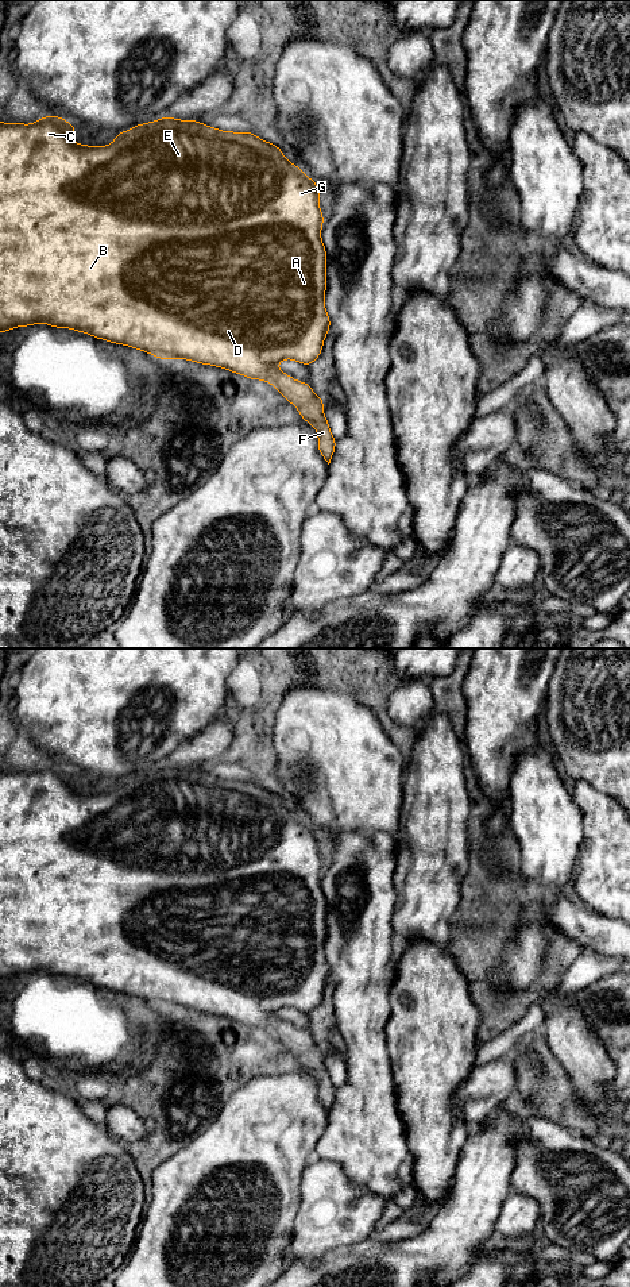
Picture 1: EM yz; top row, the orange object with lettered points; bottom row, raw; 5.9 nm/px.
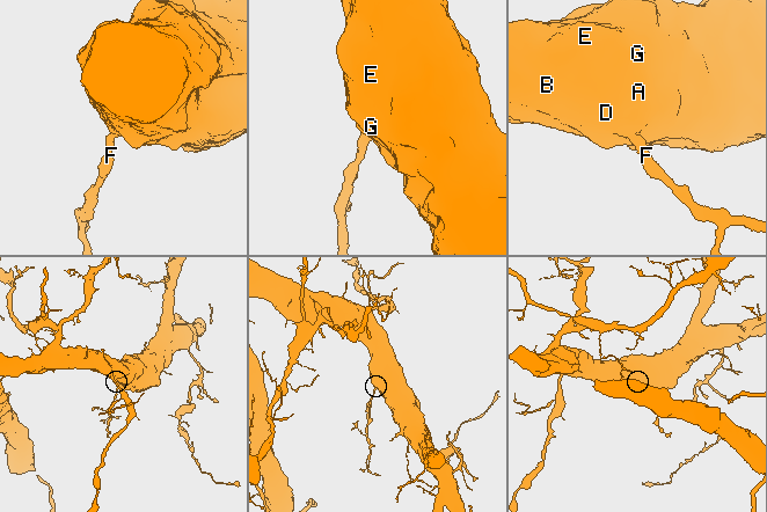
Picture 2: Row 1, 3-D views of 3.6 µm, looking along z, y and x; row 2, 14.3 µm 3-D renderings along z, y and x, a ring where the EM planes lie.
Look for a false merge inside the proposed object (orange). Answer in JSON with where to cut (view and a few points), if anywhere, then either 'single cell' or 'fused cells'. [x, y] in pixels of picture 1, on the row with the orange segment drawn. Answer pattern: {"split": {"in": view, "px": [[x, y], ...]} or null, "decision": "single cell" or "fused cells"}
{"split": null, "decision": "single cell"}

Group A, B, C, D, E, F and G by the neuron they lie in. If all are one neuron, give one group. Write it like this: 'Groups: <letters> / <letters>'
Groups: A B C D E F G

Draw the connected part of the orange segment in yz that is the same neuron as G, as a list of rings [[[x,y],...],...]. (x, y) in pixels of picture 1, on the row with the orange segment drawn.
[[[47,115],[31,124],[0,122],[0,332],[15,327],[49,324],[70,328],[128,346],[163,361],[173,358],[217,366],[250,379],[271,384],[313,425],[318,436],[318,452],[331,463],[336,439],[322,411],[324,398],[314,394],[308,382],[281,371],[277,365],[293,359],[310,366],[322,351],[331,319],[325,309],[326,250],[321,239],[324,215],[318,205],[320,188],[295,163],[289,162],[282,149],[258,138],[254,132],[221,131],[198,120],[163,116],[116,134],[108,146],[77,145],[70,139],[77,132],[66,119]]]

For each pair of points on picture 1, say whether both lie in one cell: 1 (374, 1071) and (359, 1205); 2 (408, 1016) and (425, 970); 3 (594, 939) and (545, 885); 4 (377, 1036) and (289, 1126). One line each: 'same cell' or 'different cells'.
1: different cells
2: same cell
3: different cells
4: different cells

